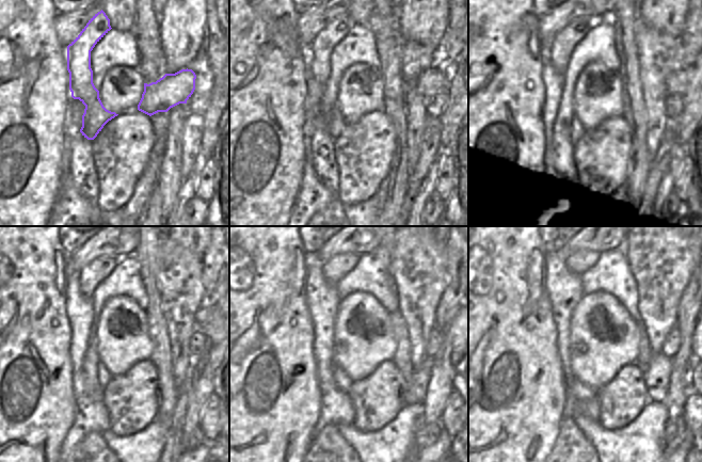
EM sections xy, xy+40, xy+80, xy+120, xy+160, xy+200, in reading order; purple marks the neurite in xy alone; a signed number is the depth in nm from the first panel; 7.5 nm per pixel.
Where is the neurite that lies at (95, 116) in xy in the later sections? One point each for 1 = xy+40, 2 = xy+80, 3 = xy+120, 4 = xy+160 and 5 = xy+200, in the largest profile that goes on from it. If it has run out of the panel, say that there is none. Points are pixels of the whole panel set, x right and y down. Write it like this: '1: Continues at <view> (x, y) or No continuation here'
1: Continues at xy+40 (319, 51)
2: Continues at xy+80 (560, 49)
3: Continues at xy+120 (93, 273)
4: Continues at xy+160 (336, 268)
5: Continues at xy+200 (580, 261).

